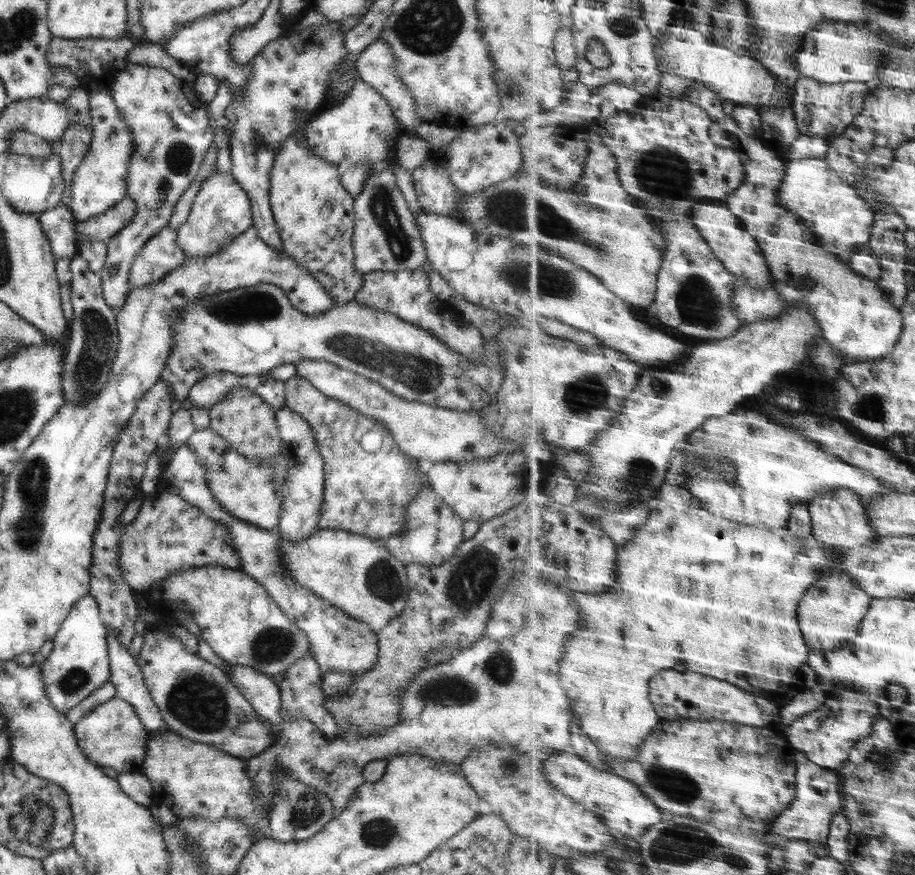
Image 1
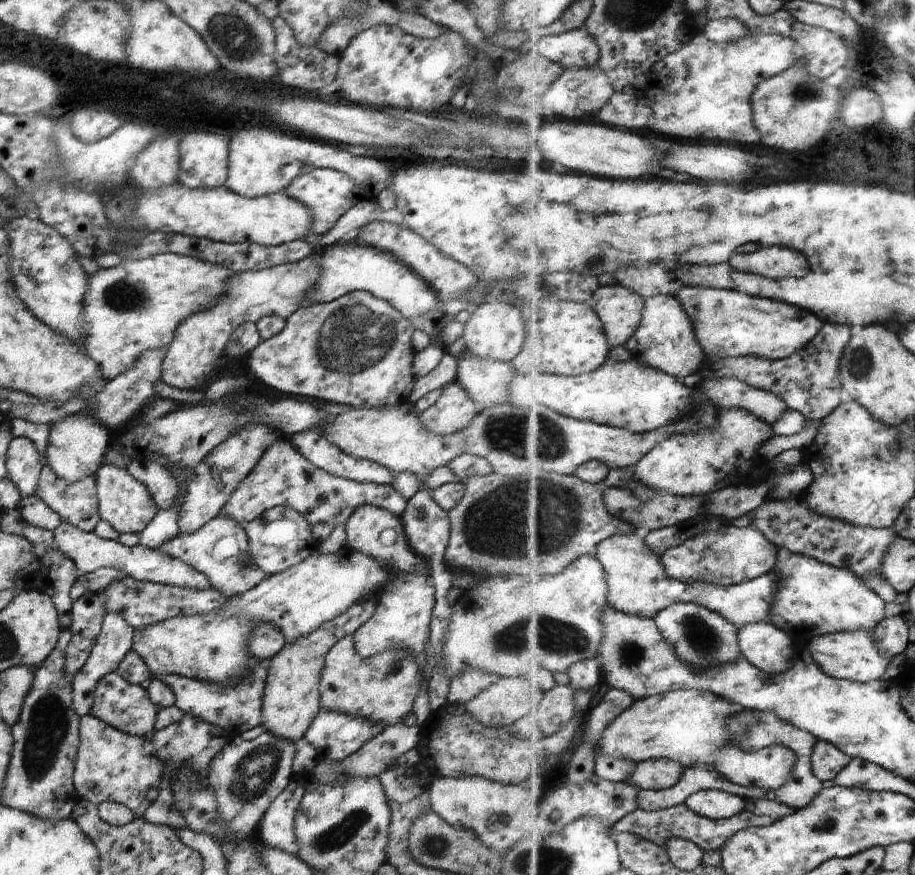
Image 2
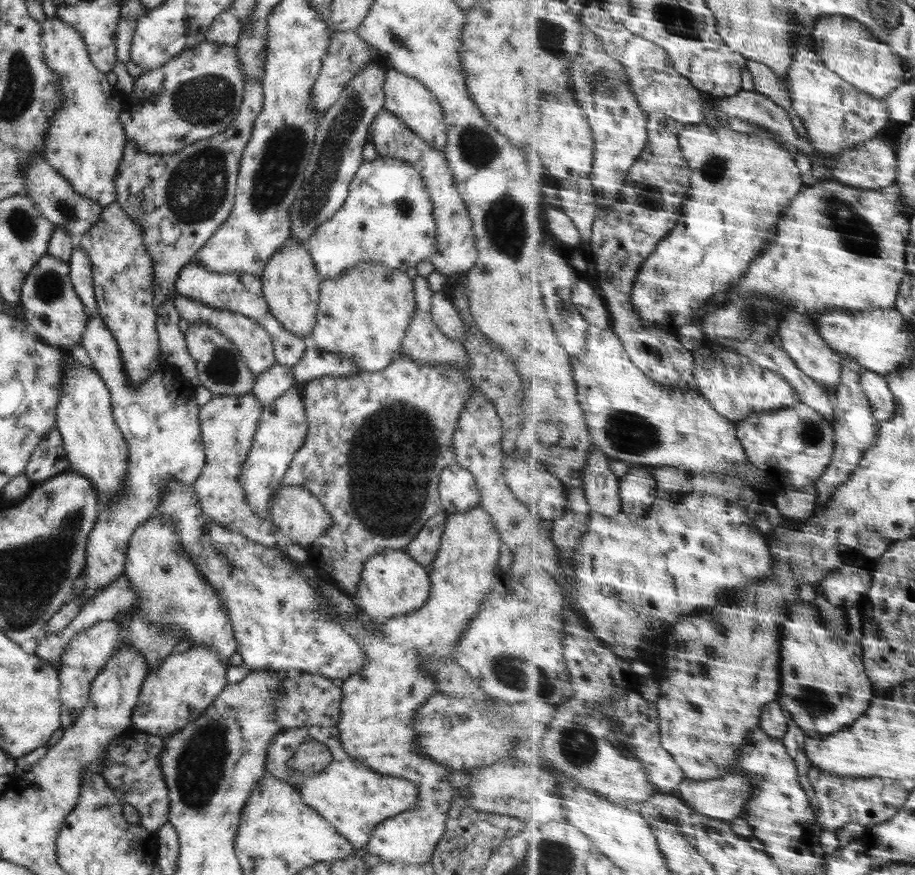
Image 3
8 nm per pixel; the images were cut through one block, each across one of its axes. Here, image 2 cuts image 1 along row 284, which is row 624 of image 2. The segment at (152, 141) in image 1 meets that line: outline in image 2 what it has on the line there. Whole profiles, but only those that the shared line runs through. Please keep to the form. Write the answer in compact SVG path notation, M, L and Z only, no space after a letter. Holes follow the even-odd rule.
M105 612L100 624L100 631L93 643L86 663L79 669L79 672L71 678L72 701L71 708L77 716L86 715L92 705L92 692L95 690L97 681L107 673L115 672L117 665L121 662L123 655L130 650L134 636L134 630L117 613Z

